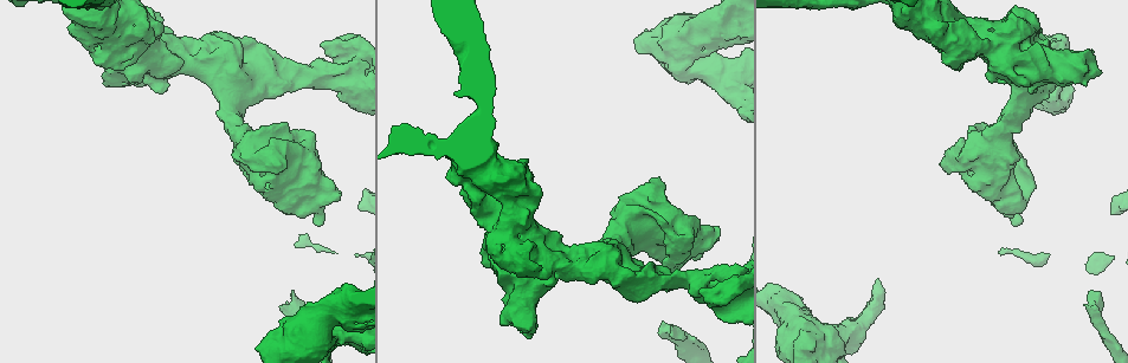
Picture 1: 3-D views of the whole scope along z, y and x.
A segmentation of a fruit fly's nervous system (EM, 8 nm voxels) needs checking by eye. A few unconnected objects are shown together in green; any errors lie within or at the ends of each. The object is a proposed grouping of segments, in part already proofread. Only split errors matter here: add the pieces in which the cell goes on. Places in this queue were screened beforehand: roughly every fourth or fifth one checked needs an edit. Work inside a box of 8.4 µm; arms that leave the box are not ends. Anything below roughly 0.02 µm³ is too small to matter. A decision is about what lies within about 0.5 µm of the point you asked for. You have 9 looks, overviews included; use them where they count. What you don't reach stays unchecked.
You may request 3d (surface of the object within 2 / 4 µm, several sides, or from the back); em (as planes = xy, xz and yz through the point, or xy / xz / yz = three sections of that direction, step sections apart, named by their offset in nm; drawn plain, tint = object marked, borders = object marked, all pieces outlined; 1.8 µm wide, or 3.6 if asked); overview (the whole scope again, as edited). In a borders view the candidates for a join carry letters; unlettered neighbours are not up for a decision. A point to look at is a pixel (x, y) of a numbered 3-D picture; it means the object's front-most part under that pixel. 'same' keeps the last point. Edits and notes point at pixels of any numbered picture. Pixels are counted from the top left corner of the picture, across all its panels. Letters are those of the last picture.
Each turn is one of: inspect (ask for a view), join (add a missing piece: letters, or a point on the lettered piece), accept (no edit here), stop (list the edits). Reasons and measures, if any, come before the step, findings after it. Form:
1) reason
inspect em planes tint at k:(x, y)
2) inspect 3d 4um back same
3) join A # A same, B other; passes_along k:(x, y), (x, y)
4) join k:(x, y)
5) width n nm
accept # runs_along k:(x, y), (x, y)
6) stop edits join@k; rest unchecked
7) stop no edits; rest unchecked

stops while still wide
inspect 3d 4um at 1:(322, 42)

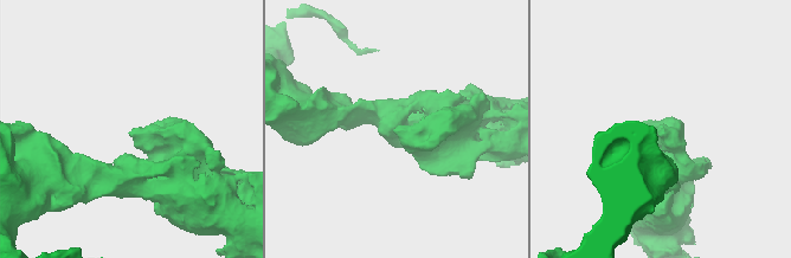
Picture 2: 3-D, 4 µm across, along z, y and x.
shape alone is not enough
inspect em planes plain at 2:(399, 126)

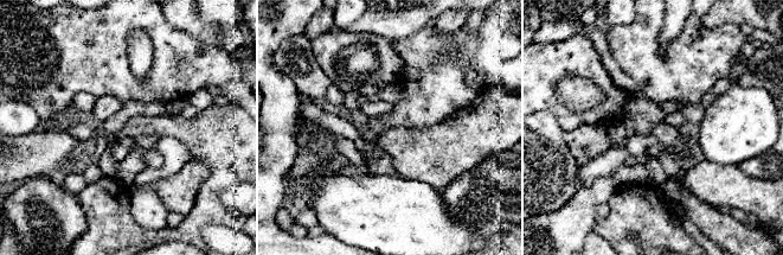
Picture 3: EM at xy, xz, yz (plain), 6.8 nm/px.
inspect em planes borders same

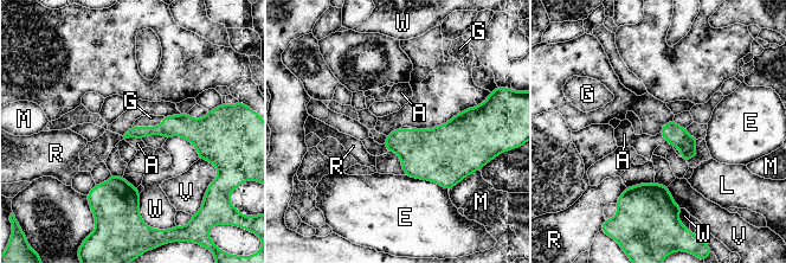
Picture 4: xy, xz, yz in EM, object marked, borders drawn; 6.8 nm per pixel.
join G # A other, E other, G same, L other, M other, R other, V other, W other; passes_along 4:(184, 126), (149, 127), (143, 121); it goes on there

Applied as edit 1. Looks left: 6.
see it whole again
inspect overview

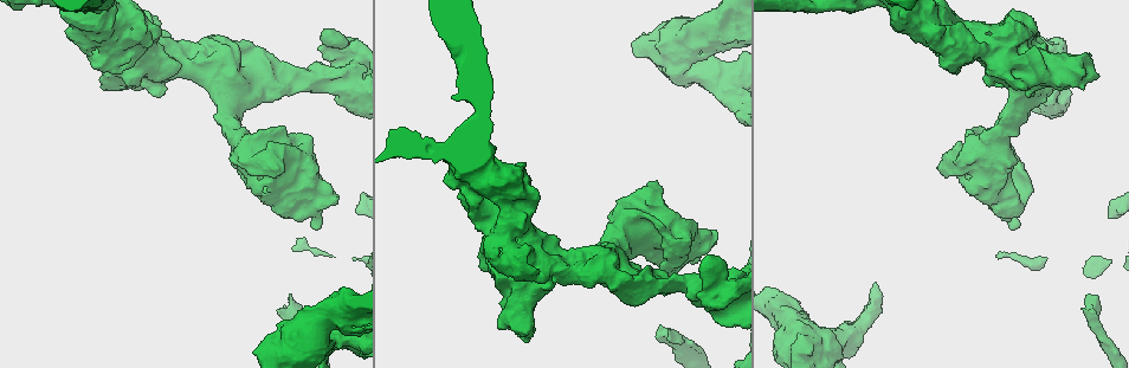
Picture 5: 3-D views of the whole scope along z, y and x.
long arm stops here
inspect em yz step 4 borders at 5:(291, 294)

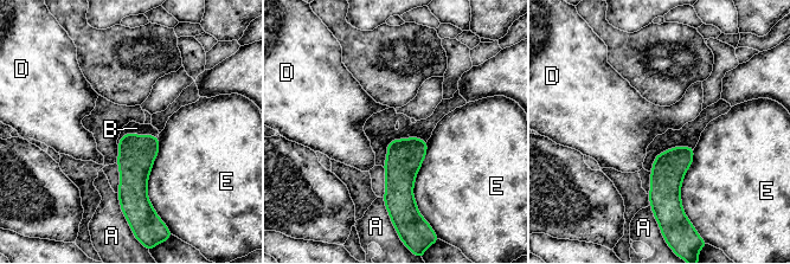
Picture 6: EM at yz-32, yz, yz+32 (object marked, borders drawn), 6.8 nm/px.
inspect em planes borders same

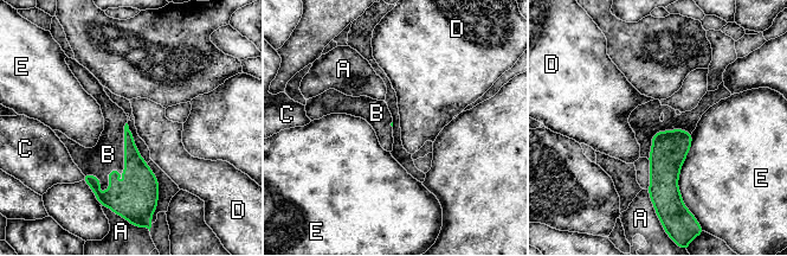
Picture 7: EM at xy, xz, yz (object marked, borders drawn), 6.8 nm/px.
join B # A other, B same, C other, D other, E other; passes_along 7:(136, 199), (124, 177), (108, 154); it goes on there

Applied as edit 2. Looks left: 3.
closes a loop
inspect em 3.6um xz step 4 tint at 5:(107, 76)

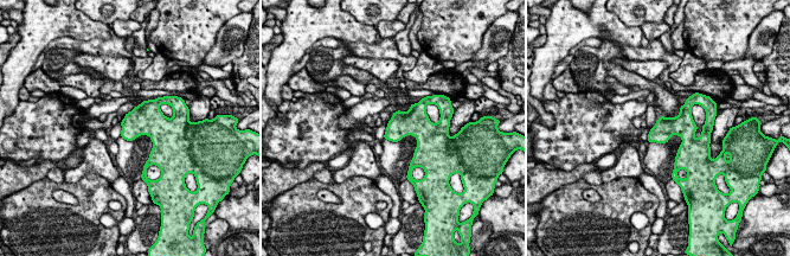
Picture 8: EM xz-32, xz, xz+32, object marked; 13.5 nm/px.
cut it another way
inspect em 3.6um planes borders same

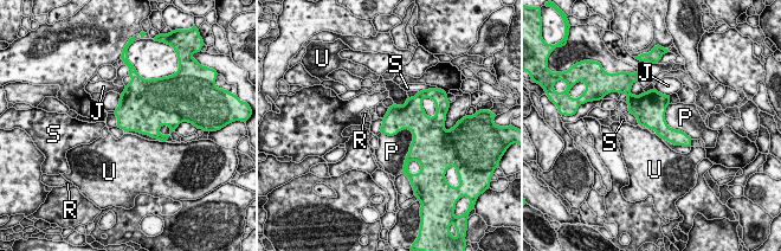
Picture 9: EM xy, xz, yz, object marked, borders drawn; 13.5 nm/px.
accept # J other, P other, R other, S other, U other; border 9:(408, 97), (402, 104), (394, 104); no lettered piece goes on from it

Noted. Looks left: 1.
stop edits join@4, join@7; rest unchecked

